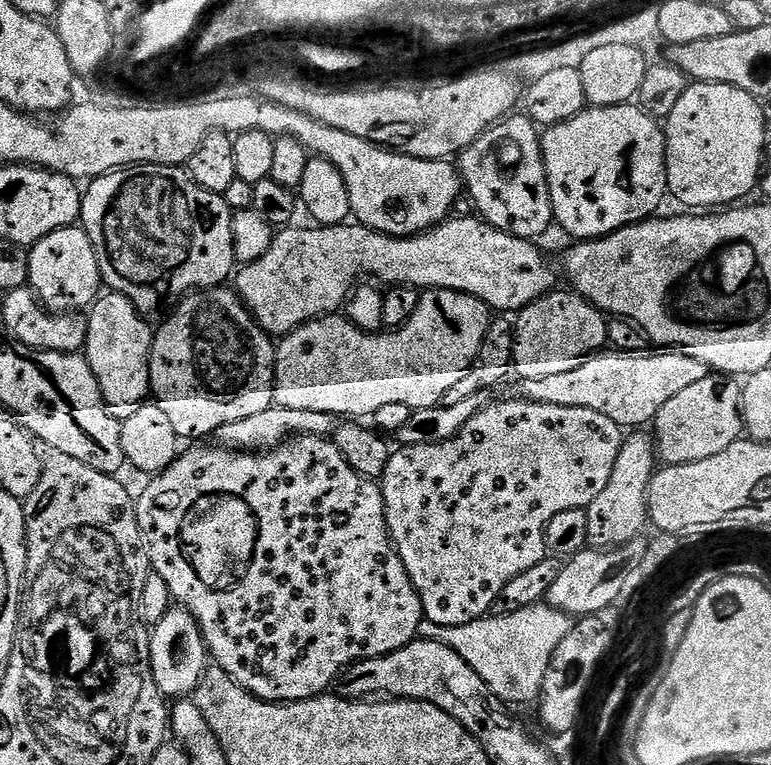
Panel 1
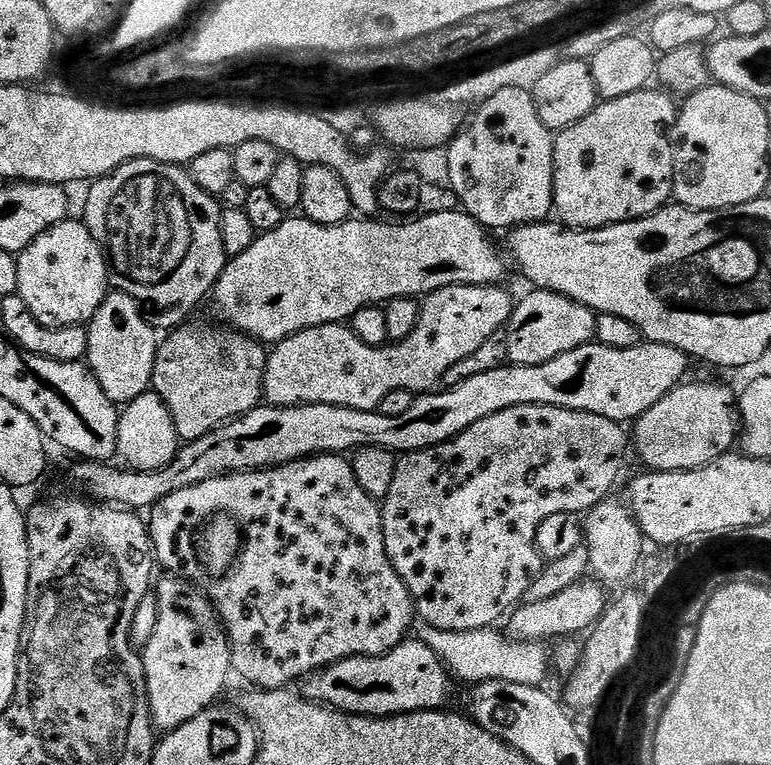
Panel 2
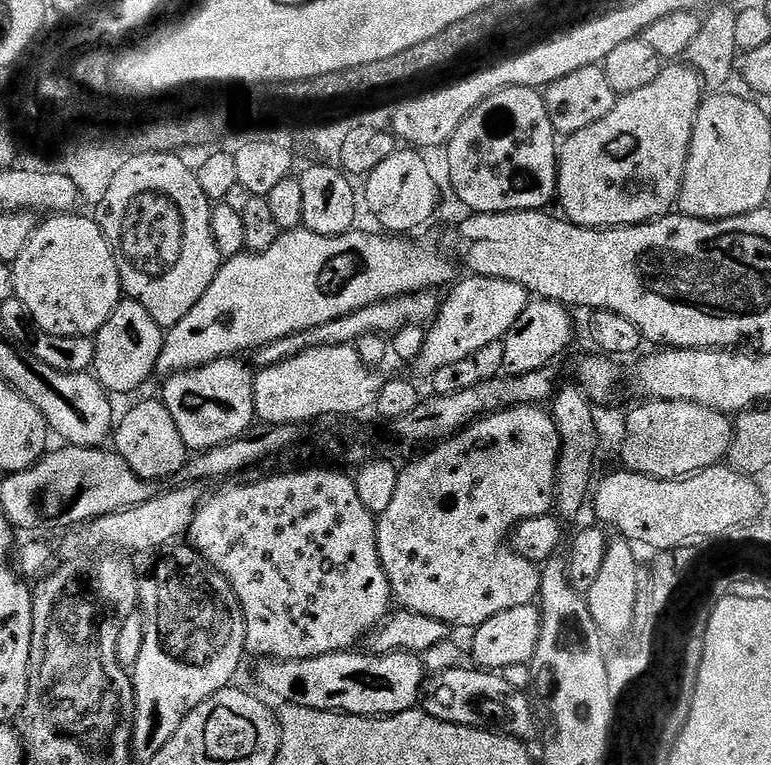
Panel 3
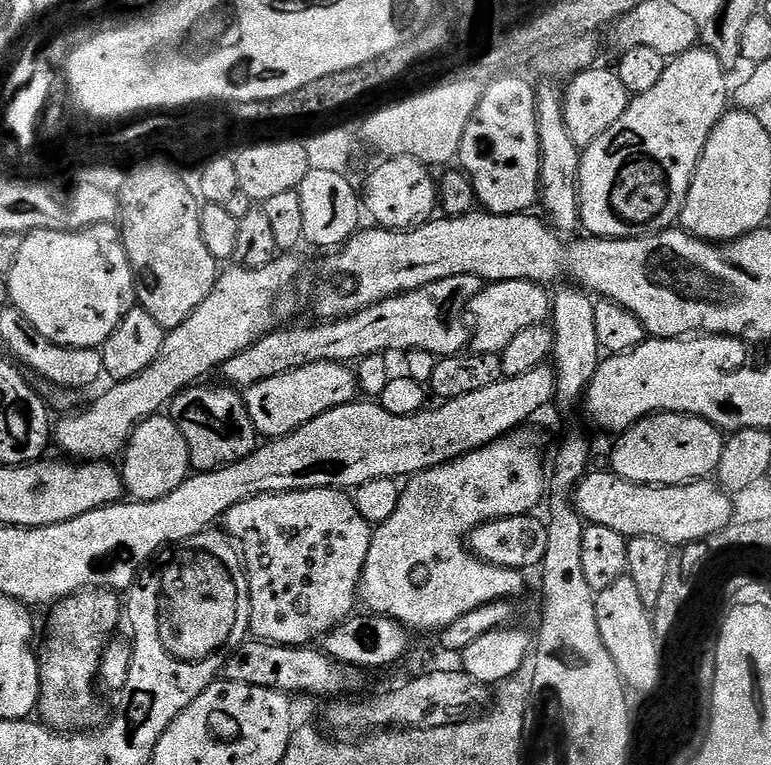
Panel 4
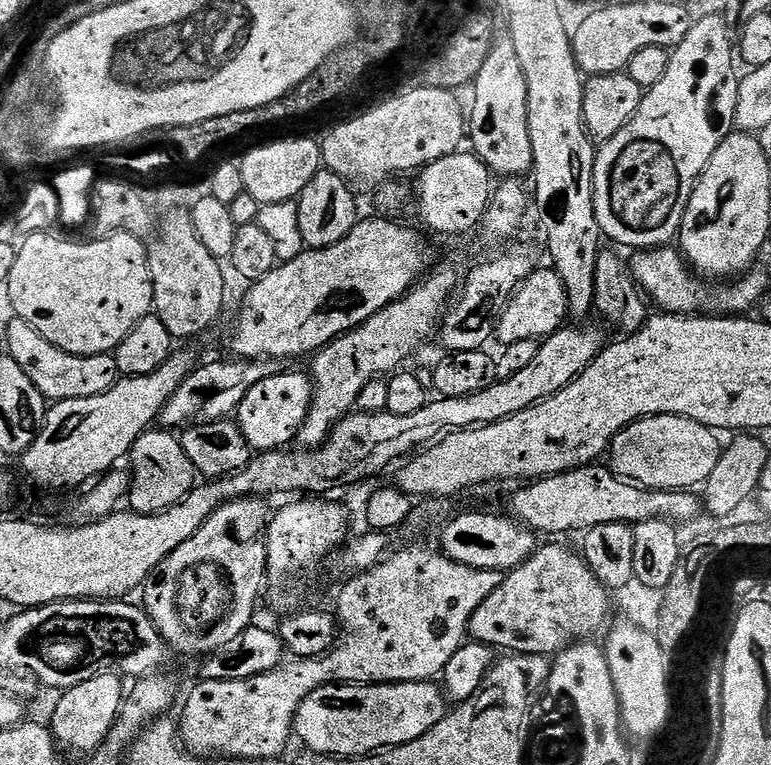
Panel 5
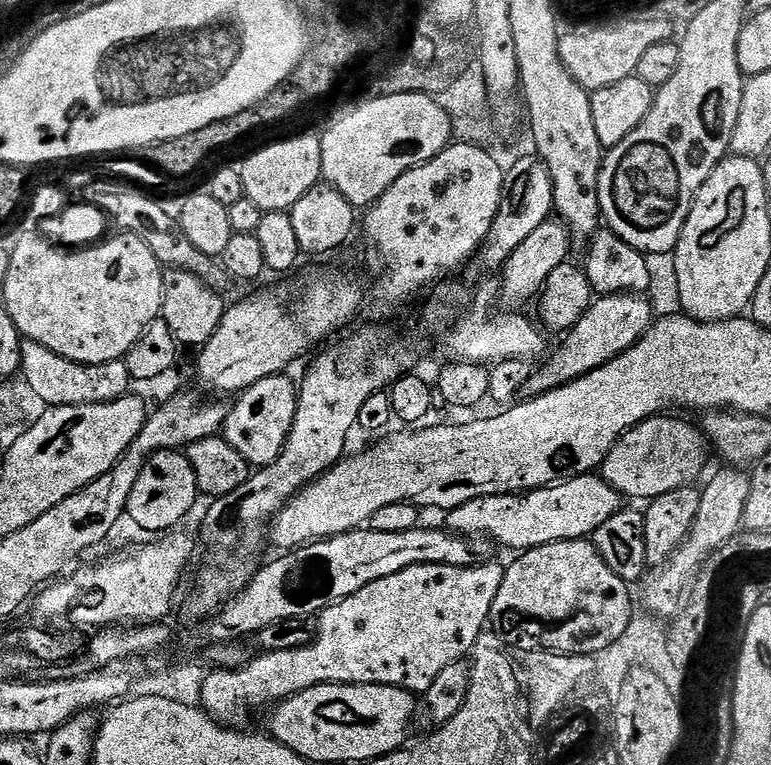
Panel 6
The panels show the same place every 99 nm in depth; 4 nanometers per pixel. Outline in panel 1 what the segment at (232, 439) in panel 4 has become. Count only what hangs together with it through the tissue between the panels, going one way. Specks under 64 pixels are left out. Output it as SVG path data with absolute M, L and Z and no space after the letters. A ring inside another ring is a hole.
M228 286L197 290L183 297L171 312L172 317L161 328L157 327L152 337L150 392L166 410L166 418L170 418L170 426L174 426L177 437L219 429L222 424L261 412L273 403L277 345L252 317L252 311L245 306L239 292Z

